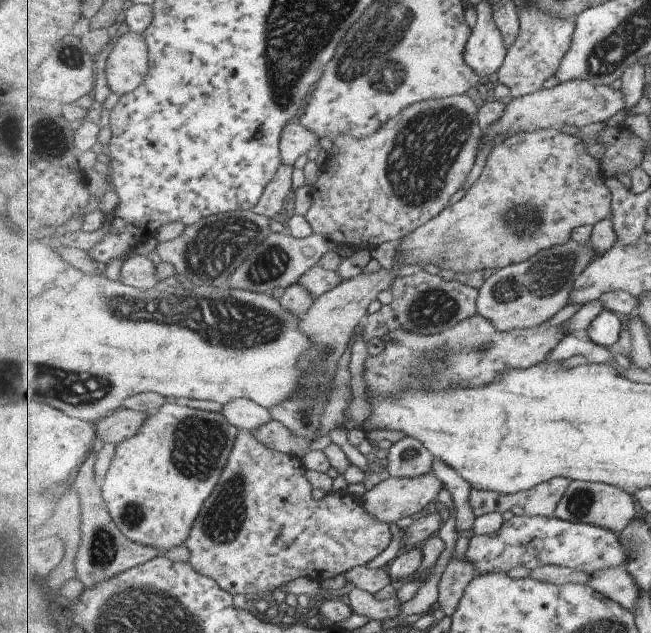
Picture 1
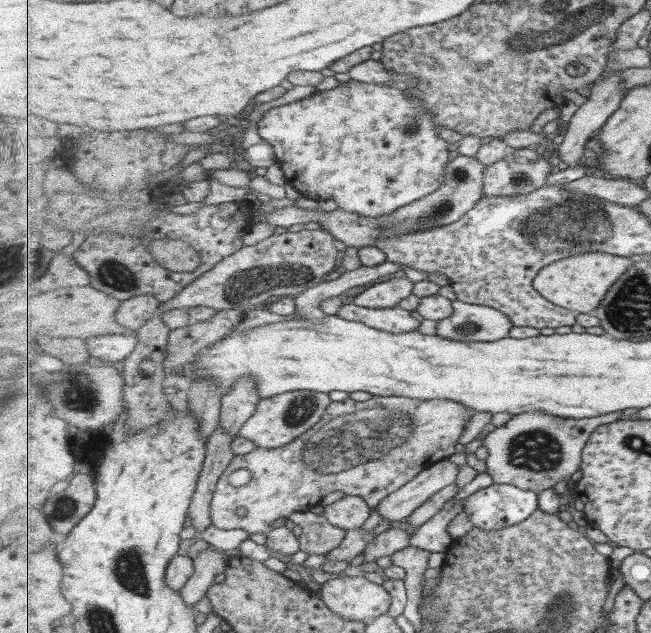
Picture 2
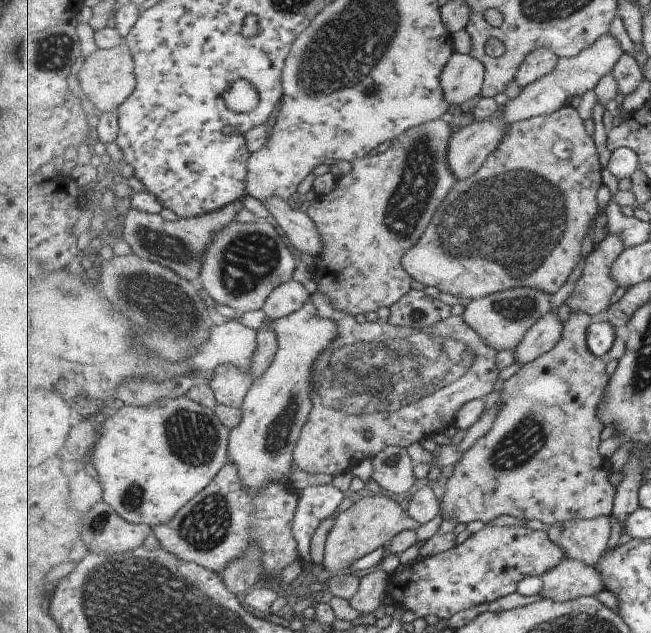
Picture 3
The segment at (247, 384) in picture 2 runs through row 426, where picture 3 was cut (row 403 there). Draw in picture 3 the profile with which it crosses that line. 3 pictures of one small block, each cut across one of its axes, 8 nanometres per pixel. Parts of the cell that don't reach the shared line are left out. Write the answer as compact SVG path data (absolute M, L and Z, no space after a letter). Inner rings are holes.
M236 364L221 366L207 381L219 403L240 408L252 387L253 378Z

